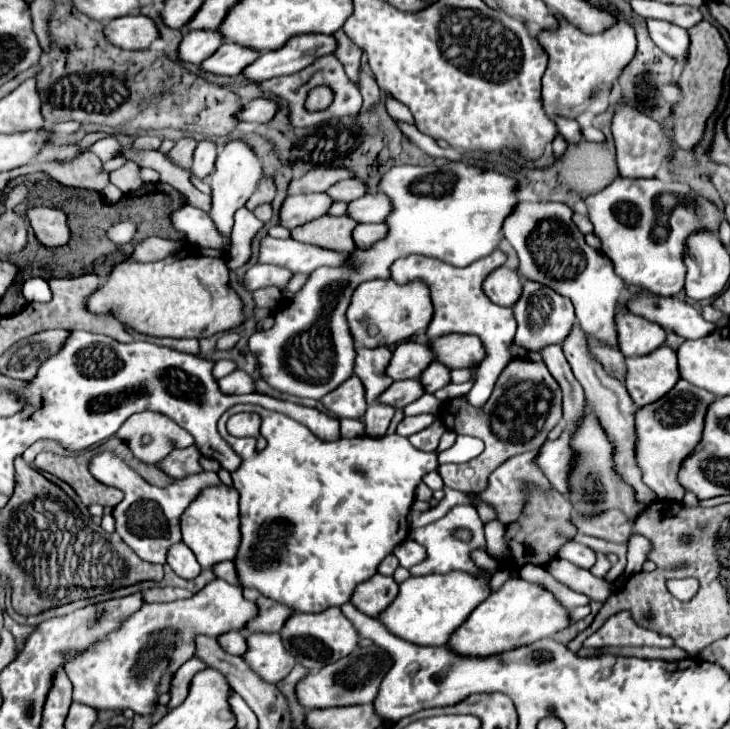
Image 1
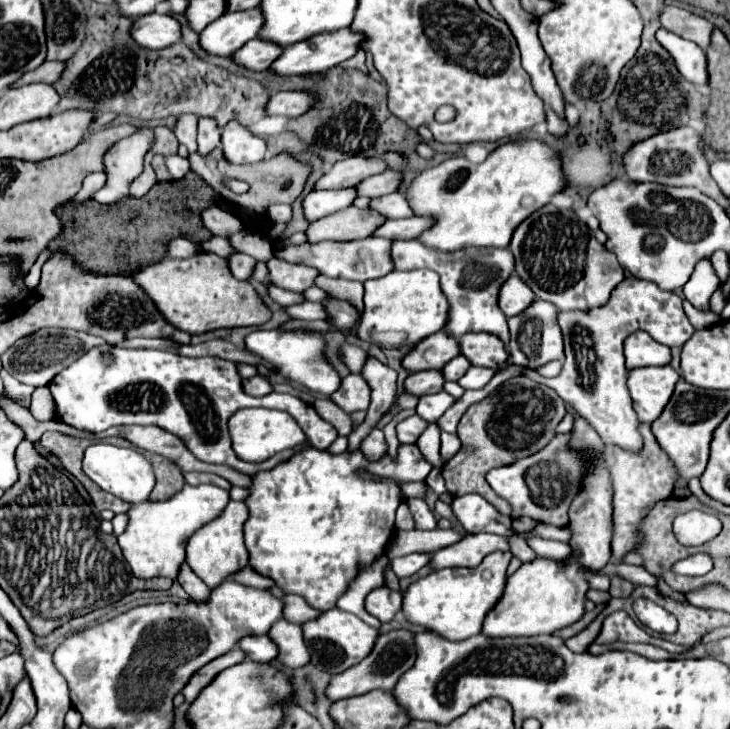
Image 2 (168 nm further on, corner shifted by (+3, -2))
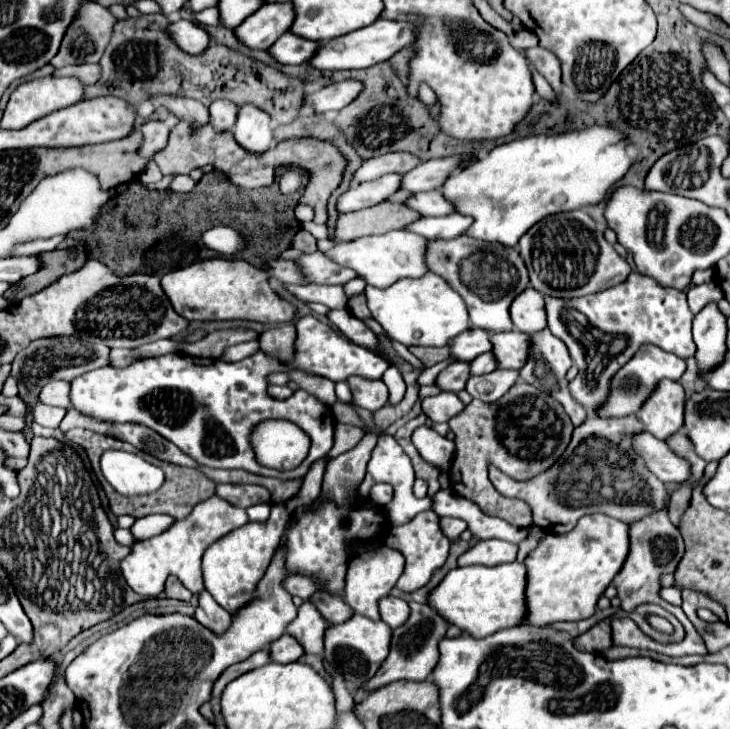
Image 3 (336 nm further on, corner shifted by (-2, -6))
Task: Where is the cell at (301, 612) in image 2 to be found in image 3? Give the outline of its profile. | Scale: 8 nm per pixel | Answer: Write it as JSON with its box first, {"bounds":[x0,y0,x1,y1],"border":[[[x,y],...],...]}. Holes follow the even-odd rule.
{"bounds":[308,592,354,624],"border":[[[316,592],[316,596],[308,598],[308,602],[312,602],[318,608],[318,612],[322,614],[322,618],[330,624],[342,624],[344,620],[348,620],[354,614],[352,610],[348,610],[348,606],[344,606],[342,598],[336,598],[336,596],[330,596],[324,592]]]}

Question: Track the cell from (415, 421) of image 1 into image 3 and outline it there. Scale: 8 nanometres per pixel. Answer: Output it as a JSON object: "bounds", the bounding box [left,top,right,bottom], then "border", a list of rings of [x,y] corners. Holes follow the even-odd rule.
{"bounds":[412,426,454,470],"border":[[[418,426],[412,432],[412,444],[416,446],[418,454],[426,462],[430,462],[430,464],[434,464],[438,468],[444,468],[444,470],[448,470],[448,466],[452,464],[452,458],[454,458],[454,442],[446,440],[444,436],[440,436],[432,428]]]}

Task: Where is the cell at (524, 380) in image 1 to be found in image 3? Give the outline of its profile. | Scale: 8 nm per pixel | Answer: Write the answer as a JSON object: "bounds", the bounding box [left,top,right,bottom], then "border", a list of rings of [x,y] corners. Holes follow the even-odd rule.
{"bounds":[448,382,574,528],"border":[[[518,382],[500,402],[486,404],[480,400],[472,400],[448,424],[450,430],[456,434],[456,456],[448,472],[450,488],[456,494],[478,504],[480,510],[488,516],[498,516],[518,528],[530,528],[532,512],[528,504],[504,498],[500,492],[496,492],[496,488],[488,480],[488,468],[496,466],[500,472],[516,480],[528,480],[536,476],[536,472],[552,466],[568,446],[574,430],[568,414],[564,412],[564,406],[550,394],[544,394],[530,384]],[[528,394],[534,394],[530,396],[534,400],[526,402]]]}

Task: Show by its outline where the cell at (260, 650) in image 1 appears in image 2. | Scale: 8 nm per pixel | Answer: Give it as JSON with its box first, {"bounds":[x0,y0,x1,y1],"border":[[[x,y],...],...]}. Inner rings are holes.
{"bounds":[269,618,311,668],"border":[[[281,618],[279,622],[275,622],[275,626],[271,626],[269,638],[279,646],[277,662],[281,662],[283,666],[297,668],[297,666],[305,666],[309,662],[311,654],[303,642],[301,624],[287,622],[285,618]]]}

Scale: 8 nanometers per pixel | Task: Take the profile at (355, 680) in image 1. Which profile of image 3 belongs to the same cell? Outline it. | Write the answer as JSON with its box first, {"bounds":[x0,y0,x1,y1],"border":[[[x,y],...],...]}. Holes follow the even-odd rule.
{"bounds":[364,602,448,692],"border":[[[410,602],[410,618],[400,628],[394,630],[388,658],[382,662],[380,670],[368,682],[364,682],[364,688],[368,692],[374,692],[398,680],[424,682],[438,662],[438,642],[444,638],[446,630],[448,630],[448,622],[444,622],[444,618],[440,618],[432,608],[428,608],[428,604]]]}

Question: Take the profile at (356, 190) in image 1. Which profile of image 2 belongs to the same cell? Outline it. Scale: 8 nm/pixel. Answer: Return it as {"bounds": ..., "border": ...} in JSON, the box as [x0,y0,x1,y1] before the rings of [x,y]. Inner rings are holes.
{"bounds":[355,170,401,198],"border":[[[385,170],[381,174],[375,174],[365,179],[365,182],[357,184],[355,186],[357,195],[369,196],[369,198],[377,198],[377,196],[385,196],[389,192],[395,192],[399,186],[401,186],[401,180],[399,178],[401,172],[395,172],[395,170]]]}

